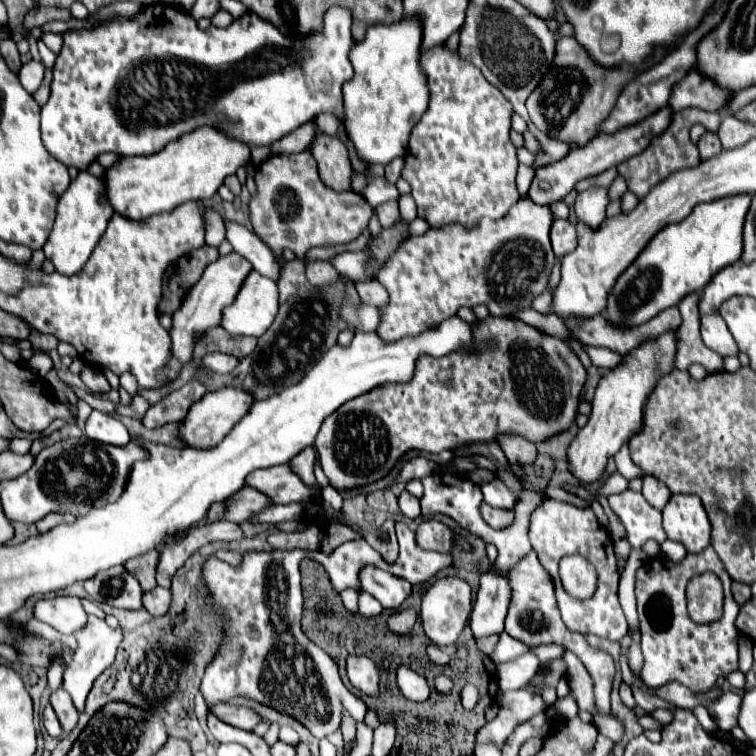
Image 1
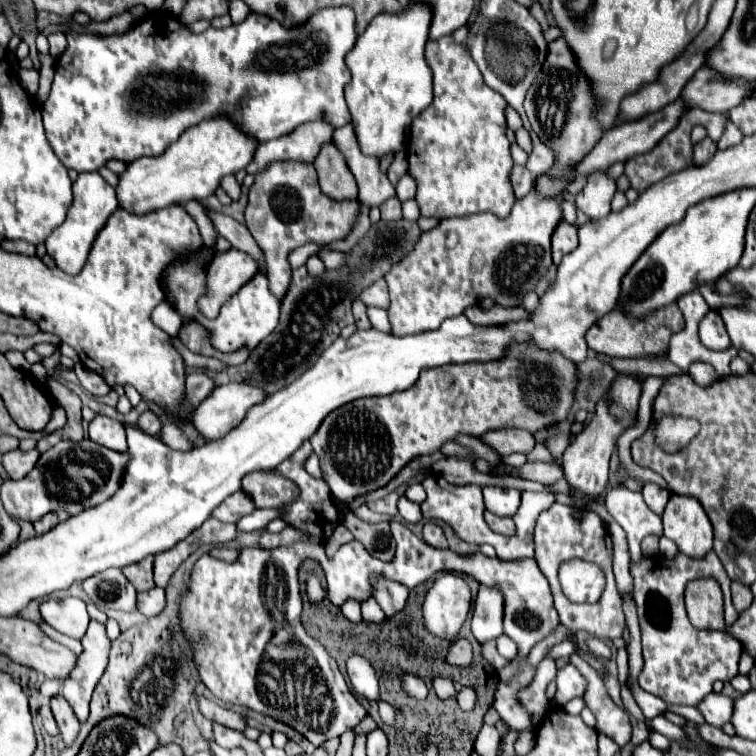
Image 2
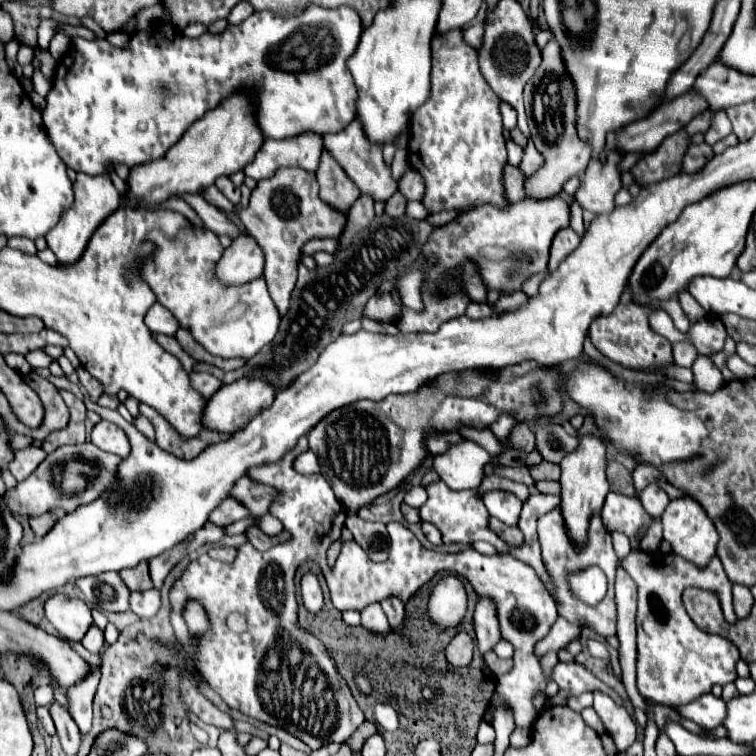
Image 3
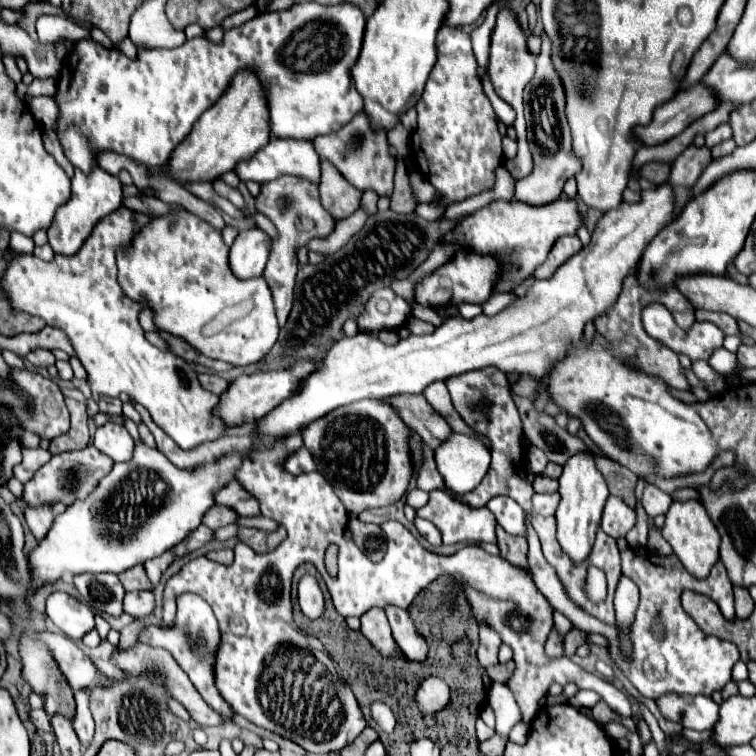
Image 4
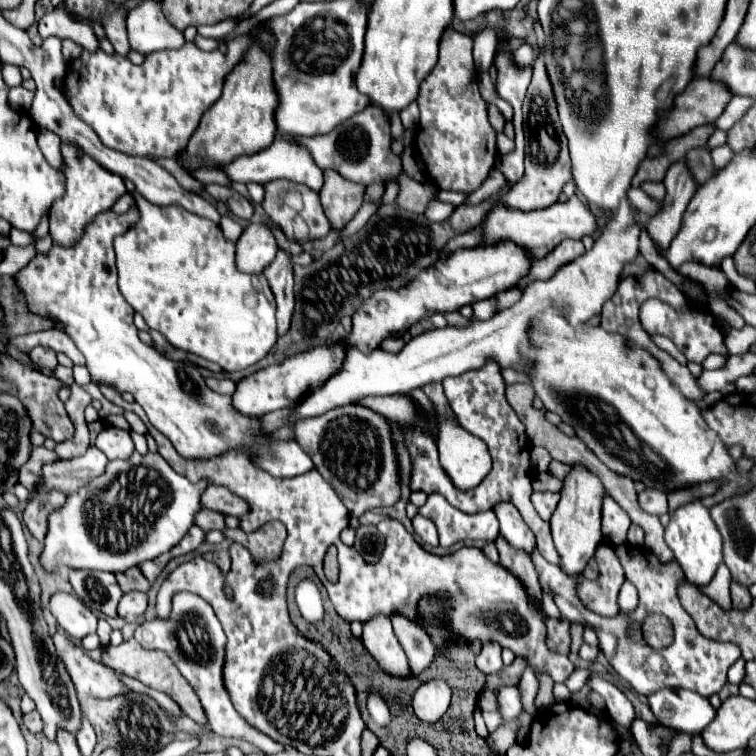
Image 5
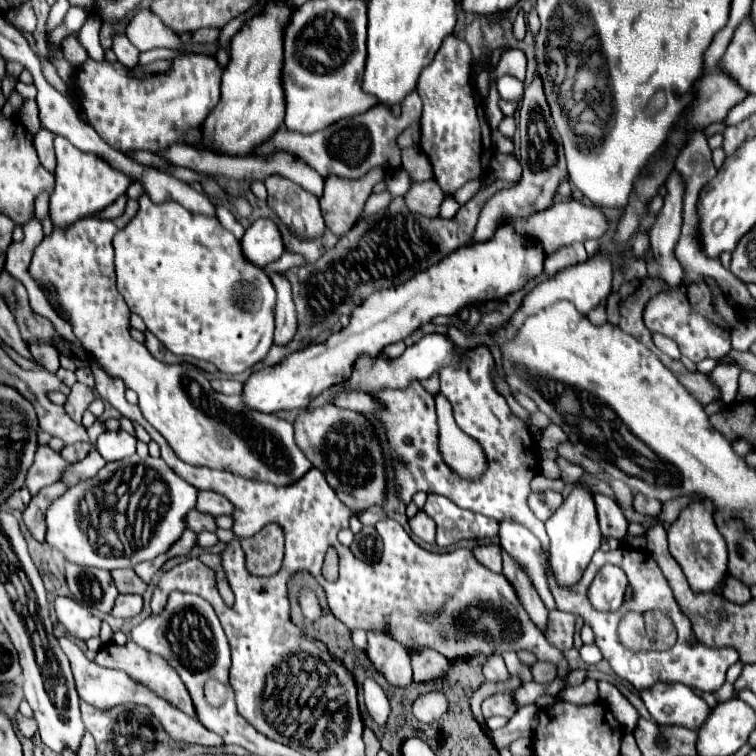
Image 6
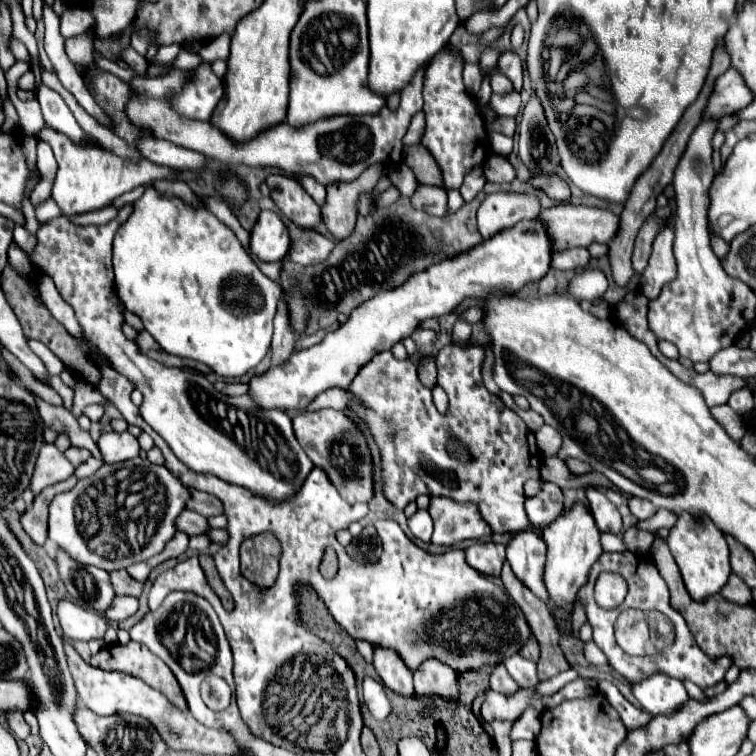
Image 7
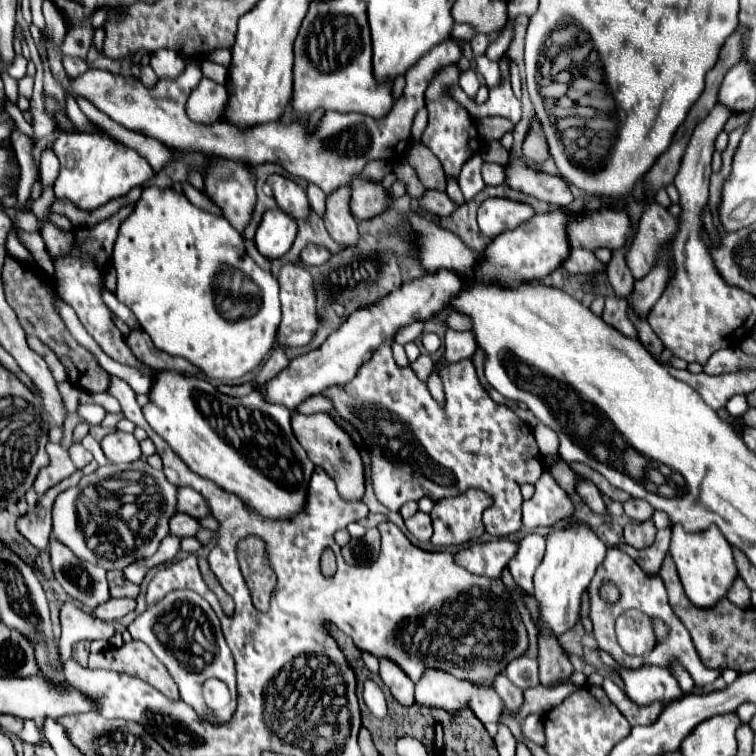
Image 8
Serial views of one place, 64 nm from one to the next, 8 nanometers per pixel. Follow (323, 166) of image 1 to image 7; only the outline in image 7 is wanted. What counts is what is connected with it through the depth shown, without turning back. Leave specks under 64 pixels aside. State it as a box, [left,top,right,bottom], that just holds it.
[322,164,384,240]

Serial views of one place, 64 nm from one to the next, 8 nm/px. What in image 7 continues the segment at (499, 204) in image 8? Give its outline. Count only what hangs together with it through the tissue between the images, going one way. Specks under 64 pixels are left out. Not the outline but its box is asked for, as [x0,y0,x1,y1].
[478,192,542,240]

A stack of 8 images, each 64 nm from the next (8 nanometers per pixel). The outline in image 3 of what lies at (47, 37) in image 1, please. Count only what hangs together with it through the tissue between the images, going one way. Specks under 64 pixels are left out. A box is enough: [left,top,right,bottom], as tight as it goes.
[48,34,70,60]

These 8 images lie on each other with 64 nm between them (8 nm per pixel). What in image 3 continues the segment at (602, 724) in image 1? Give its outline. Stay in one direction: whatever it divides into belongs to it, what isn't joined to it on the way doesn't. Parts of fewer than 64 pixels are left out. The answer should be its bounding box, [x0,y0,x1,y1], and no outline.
[592,690,636,752]

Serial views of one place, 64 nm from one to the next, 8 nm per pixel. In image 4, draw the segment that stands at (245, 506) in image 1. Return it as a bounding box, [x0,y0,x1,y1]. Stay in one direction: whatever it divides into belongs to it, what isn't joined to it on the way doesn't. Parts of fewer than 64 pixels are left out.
[204,506,238,530]

